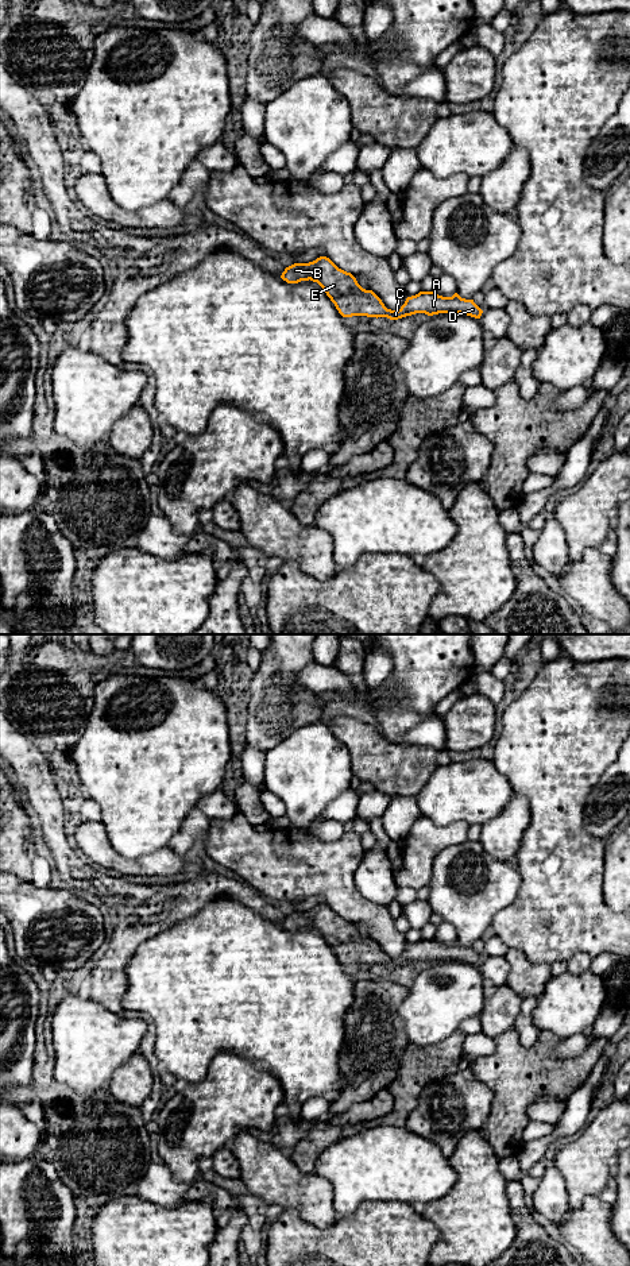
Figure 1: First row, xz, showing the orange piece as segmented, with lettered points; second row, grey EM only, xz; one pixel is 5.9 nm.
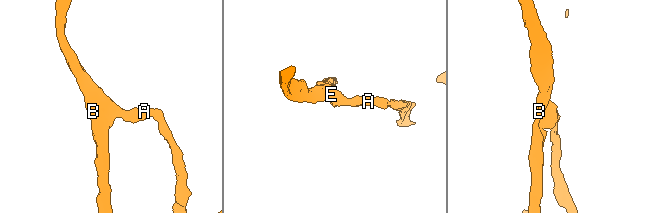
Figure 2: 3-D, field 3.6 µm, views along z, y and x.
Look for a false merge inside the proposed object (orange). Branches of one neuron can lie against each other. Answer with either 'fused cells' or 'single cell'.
single cell

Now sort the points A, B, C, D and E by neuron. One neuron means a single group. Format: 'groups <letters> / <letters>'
groups A B C D E

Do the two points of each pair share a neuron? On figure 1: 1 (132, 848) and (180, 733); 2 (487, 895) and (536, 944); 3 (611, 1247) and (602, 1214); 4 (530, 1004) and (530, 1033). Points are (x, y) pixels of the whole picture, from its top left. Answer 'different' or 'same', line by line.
1: same
2: different
3: same
4: same

